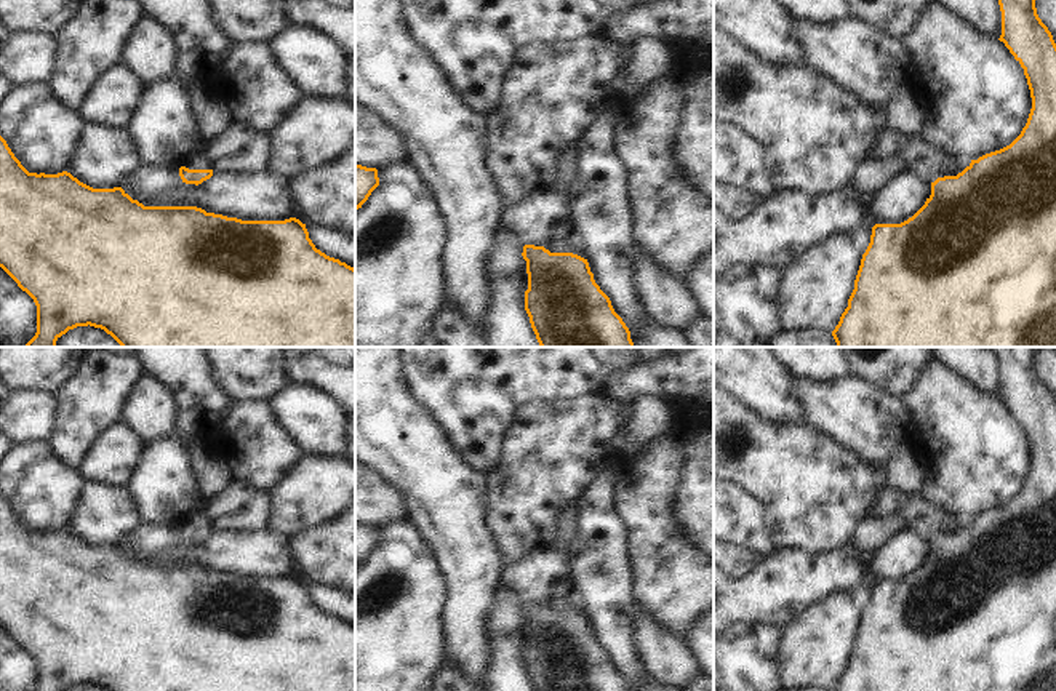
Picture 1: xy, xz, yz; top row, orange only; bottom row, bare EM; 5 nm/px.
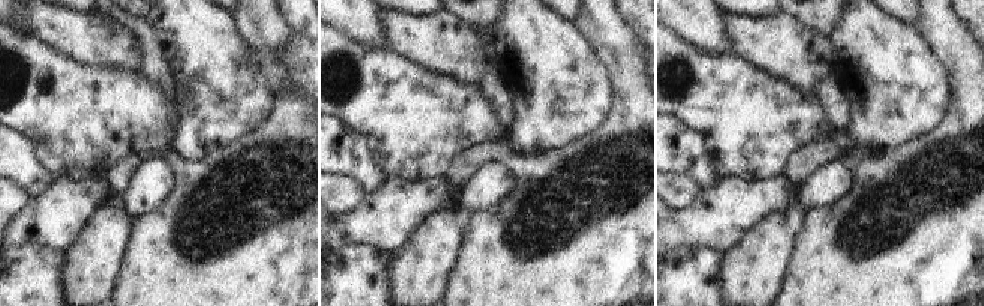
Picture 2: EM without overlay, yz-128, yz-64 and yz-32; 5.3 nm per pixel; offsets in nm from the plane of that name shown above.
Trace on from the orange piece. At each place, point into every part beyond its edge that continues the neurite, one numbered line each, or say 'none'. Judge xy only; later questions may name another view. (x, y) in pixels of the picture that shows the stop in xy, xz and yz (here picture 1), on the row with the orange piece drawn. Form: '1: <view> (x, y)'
1: xy (200, 162)

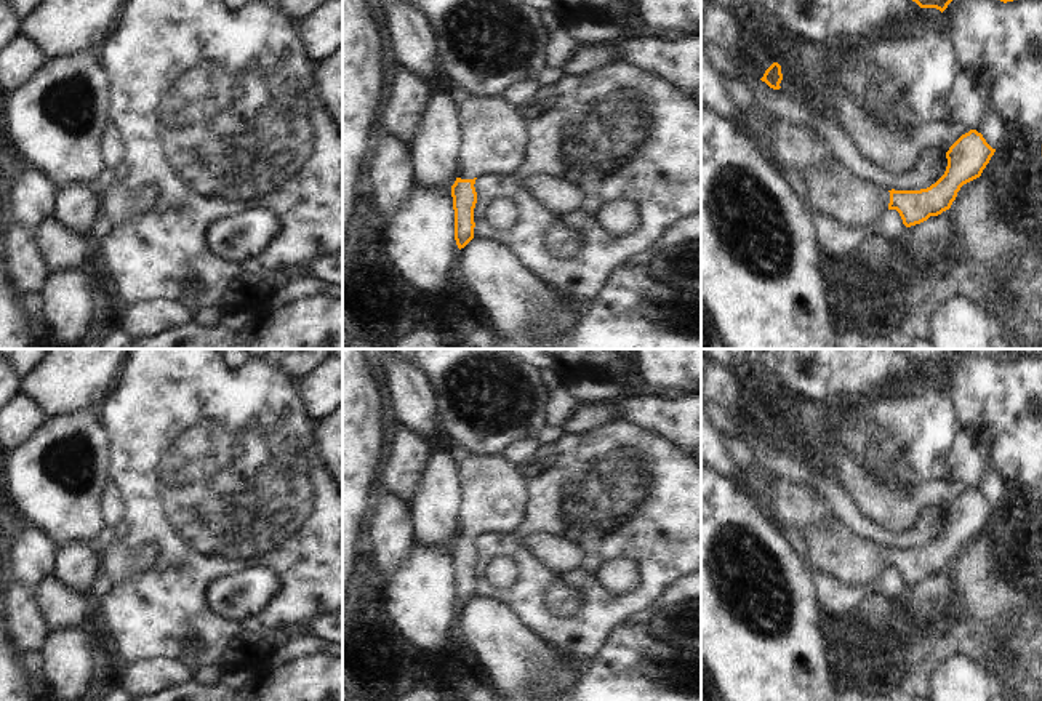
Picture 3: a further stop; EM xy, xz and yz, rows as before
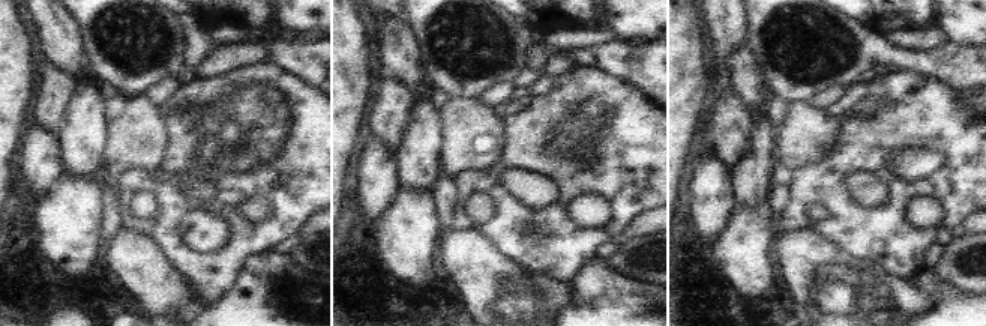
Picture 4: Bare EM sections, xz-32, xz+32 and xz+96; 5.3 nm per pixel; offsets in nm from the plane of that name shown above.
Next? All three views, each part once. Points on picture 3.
1: xz (493, 138)

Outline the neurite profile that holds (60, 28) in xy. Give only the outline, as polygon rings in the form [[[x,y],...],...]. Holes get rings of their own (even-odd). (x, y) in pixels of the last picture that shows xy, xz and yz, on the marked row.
[[[43,0],[22,21],[22,34],[46,59],[96,50],[110,34],[123,2]]]

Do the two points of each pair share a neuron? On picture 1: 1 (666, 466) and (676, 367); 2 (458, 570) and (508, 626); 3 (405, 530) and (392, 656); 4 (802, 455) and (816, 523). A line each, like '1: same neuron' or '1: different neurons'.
1: different neurons
2: different neurons
3: same neuron
4: same neuron

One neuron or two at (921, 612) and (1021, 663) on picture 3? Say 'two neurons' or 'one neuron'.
two neurons

